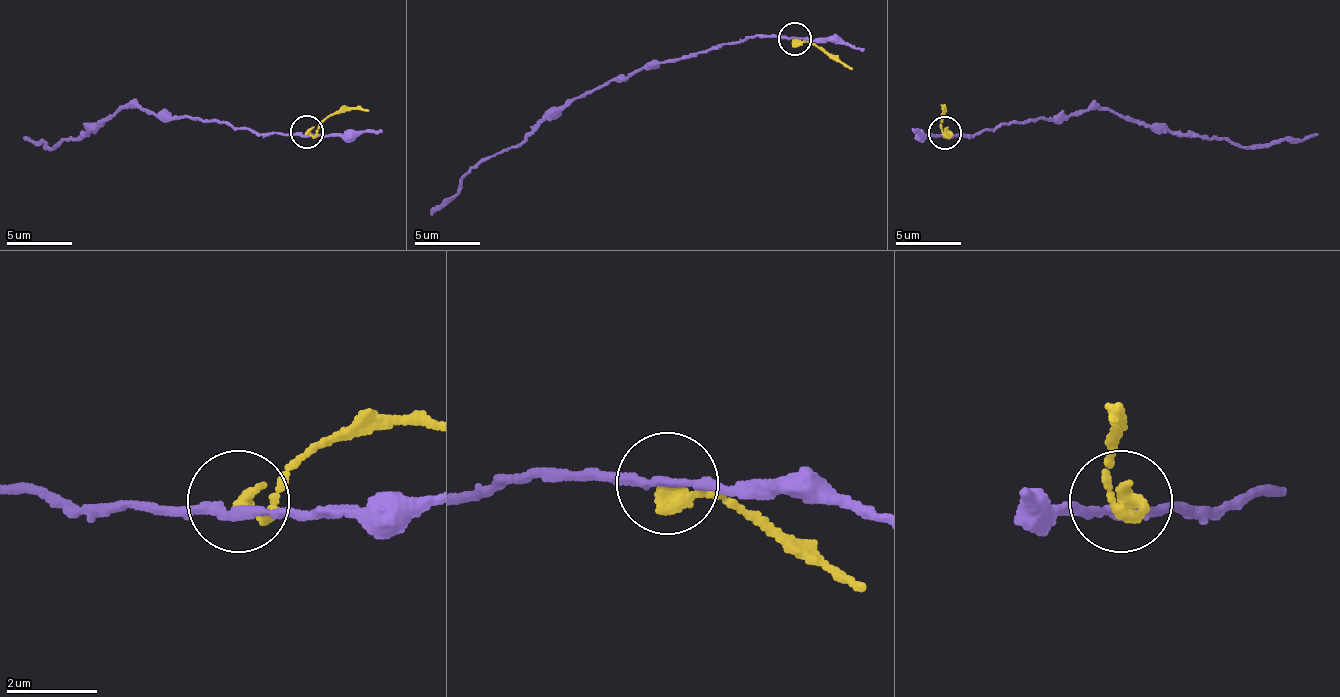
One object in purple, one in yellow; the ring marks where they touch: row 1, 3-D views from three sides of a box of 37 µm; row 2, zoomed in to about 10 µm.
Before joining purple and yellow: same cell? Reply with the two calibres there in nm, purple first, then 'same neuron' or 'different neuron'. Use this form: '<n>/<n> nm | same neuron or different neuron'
180/280 nm | different neuron

